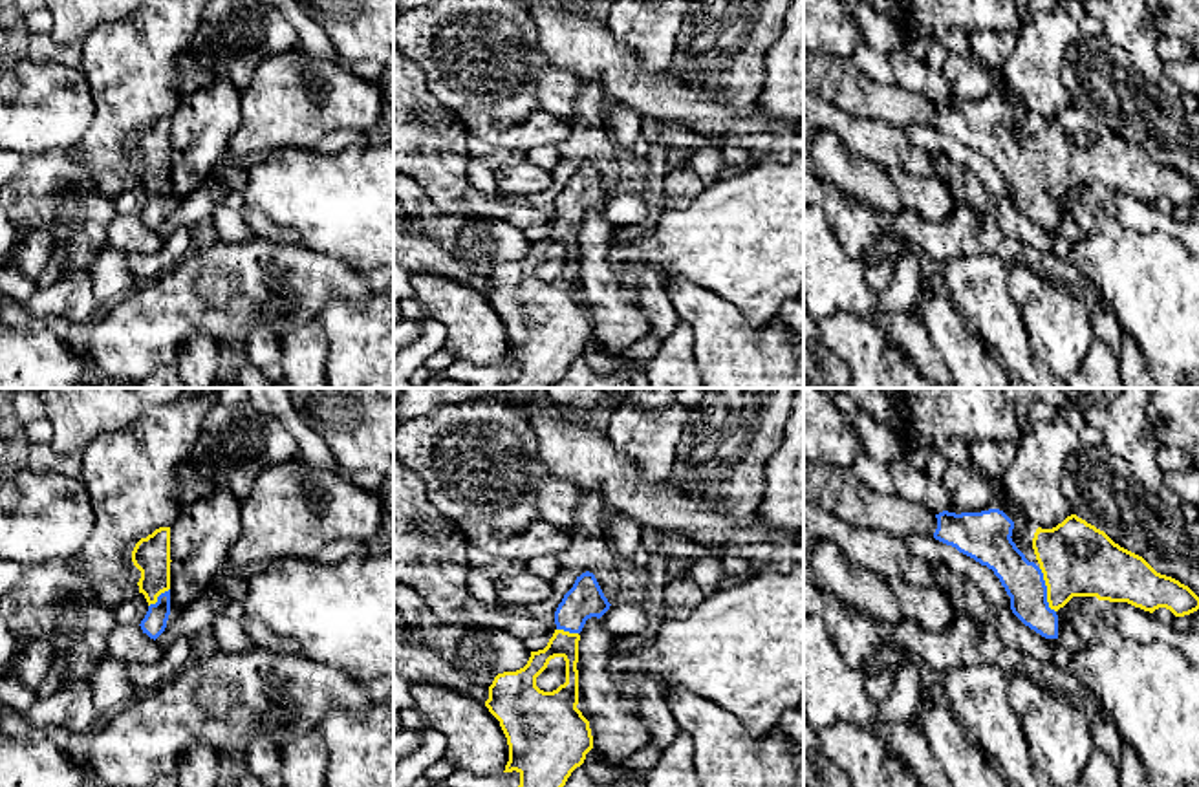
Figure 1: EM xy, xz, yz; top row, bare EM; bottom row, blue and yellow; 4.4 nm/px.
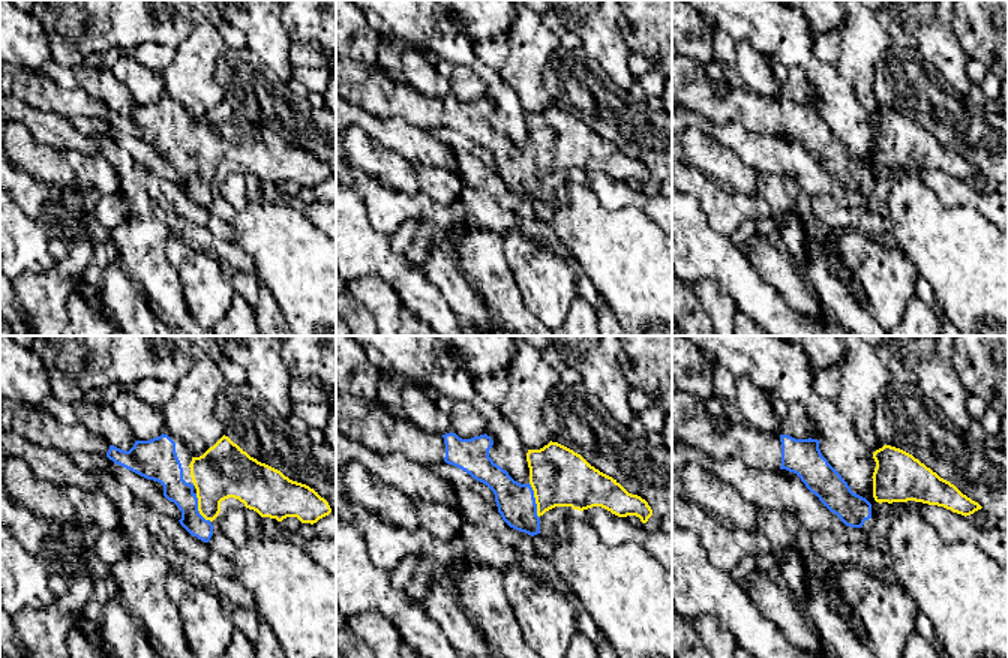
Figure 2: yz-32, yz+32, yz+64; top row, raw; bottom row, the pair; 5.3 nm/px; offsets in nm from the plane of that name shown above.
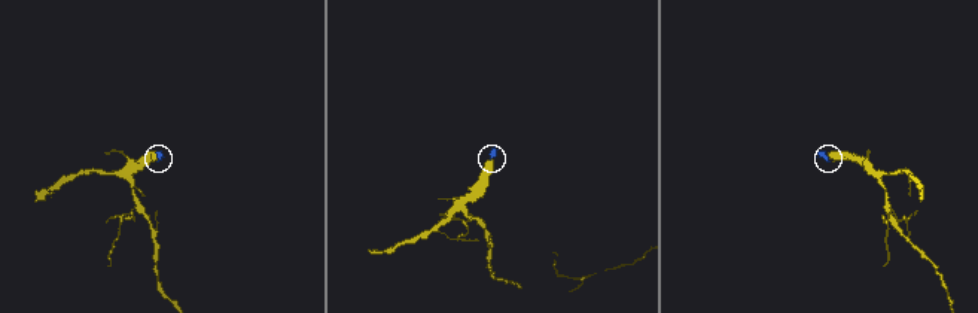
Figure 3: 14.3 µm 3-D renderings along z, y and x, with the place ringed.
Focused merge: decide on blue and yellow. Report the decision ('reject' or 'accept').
accept

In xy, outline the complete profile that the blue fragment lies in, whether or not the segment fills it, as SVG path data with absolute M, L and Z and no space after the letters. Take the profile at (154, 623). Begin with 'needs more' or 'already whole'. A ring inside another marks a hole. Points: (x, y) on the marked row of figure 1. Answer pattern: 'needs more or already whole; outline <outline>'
needs more; outline M159 527L141 538L132 551L132 562L141 571L137 586L148 602L139 626L156 641L170 615L170 527Z

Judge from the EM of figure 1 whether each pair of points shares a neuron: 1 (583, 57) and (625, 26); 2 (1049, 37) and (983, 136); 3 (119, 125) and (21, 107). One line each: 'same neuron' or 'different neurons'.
1: different neurons
2: different neurons
3: different neurons

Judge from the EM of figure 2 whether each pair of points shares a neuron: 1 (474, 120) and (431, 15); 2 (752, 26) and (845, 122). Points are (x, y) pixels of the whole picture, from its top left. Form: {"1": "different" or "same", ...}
{"1": "different", "2": "same"}

